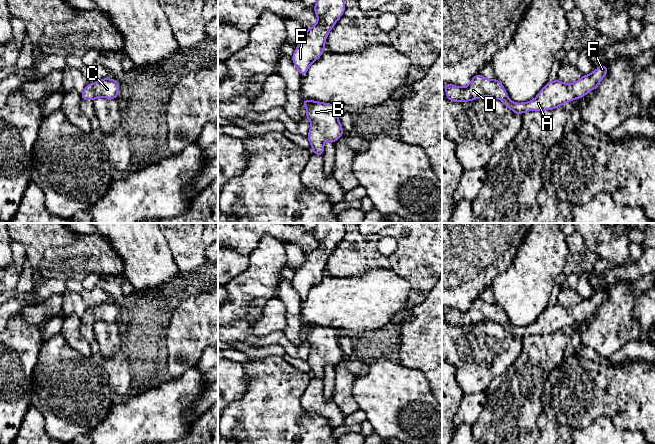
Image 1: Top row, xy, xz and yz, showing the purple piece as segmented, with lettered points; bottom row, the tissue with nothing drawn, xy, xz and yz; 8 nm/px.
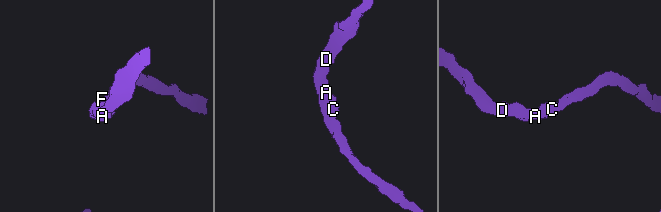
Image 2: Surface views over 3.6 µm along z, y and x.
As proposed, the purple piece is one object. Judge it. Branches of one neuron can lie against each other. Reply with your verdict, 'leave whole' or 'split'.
leave whole

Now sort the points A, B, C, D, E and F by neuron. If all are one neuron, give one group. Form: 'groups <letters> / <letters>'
groups A B C D E F

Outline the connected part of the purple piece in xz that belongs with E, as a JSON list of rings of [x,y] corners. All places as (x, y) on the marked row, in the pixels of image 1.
[[[317,0],[313,7],[317,23],[305,30],[305,37],[291,56],[302,78],[309,66],[324,53],[327,36],[346,9],[345,0]]]

